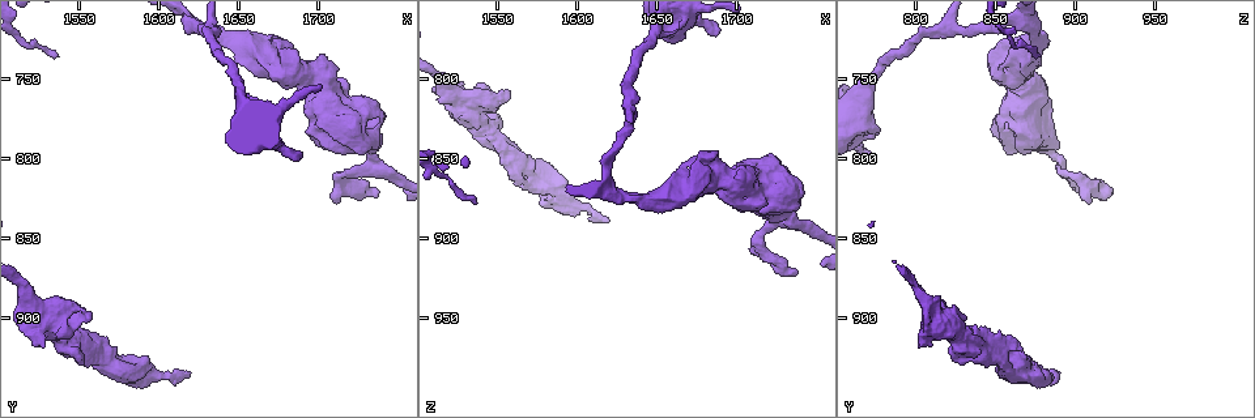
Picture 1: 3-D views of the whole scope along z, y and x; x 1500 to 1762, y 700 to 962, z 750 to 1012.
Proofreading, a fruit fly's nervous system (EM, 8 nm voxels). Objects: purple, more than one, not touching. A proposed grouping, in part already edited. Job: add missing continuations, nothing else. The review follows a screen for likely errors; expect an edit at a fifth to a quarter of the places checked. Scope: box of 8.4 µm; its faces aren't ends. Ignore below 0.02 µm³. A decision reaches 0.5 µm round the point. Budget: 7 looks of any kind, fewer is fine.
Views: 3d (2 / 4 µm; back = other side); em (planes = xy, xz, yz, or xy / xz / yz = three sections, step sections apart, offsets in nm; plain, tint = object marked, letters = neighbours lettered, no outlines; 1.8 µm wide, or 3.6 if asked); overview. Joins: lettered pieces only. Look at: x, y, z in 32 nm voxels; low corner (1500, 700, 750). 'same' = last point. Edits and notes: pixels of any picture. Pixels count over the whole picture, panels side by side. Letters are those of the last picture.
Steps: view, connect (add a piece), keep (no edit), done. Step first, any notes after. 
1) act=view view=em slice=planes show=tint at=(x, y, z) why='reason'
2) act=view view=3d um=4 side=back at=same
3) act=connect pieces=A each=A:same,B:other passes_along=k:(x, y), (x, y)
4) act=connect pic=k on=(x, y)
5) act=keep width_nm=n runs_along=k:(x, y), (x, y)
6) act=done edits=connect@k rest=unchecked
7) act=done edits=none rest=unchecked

act=view view=3d um=4 at=(1528, 920, 802) why='stops while still wide'

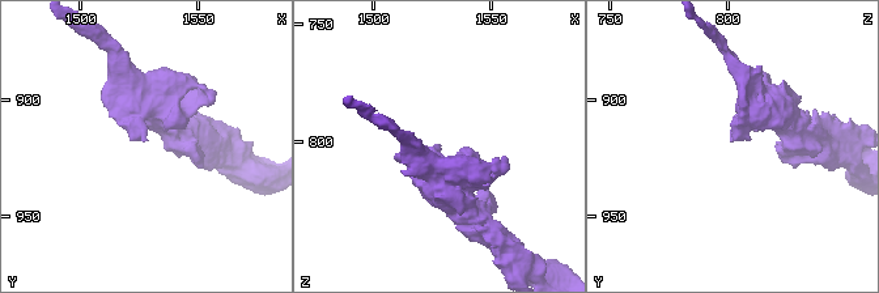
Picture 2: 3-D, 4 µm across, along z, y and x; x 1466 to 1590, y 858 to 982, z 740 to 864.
act=view view=em slice=yz step=8 show=letters at=(1529, 918, 801)

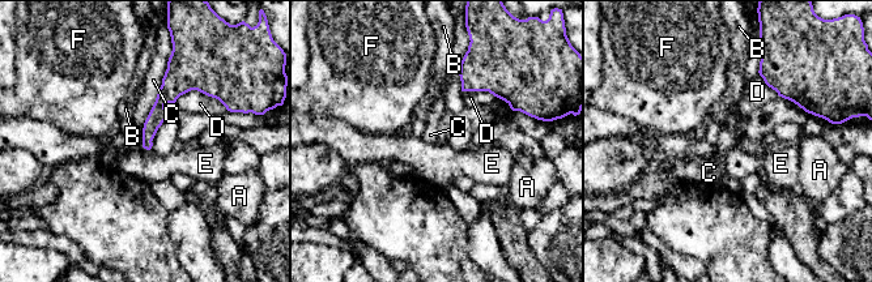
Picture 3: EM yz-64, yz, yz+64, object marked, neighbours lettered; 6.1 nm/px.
act=view view=em slice=planes show=letters at=same why='cut it another way'

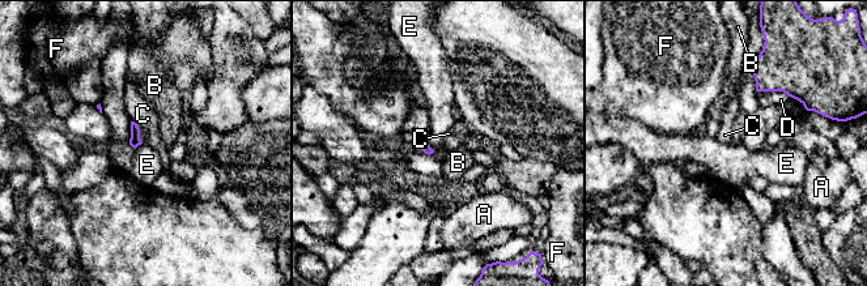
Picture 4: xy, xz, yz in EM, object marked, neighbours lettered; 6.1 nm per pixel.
act=keep each=A:other,B:other,C:other,D:other,E:other,F:other border=4:(141, 142), (135, 149) found='none of them fits'

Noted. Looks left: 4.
act=view view=em slice=xy step=8 show=letters at=(1662, 762, 770) why='thick end'

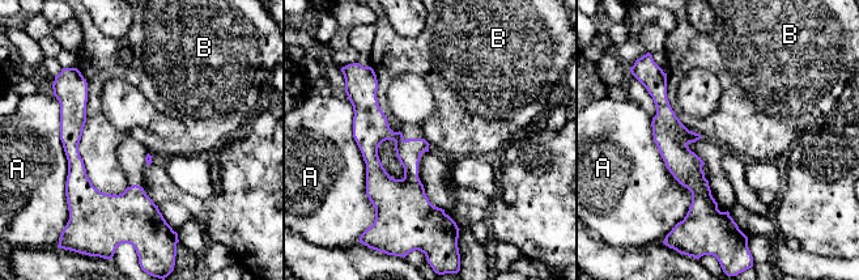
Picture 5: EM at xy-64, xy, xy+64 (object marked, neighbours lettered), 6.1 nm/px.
act=view view=em slice=planes show=letters at=same why='cut it another way'

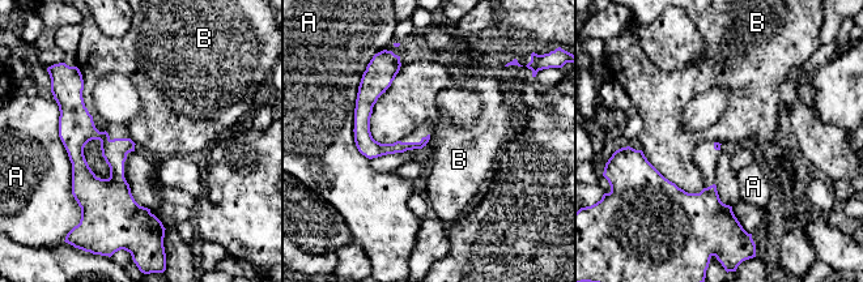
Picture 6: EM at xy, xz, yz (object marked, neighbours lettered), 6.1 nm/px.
act=keep longest_contact=A:700nm each=A:other,B:other runs_along=6:(76, 93), (80, 170), (151, 219) found='no lettered piece goes on from it'

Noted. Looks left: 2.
act=view view=3d um=2 at=(1738, 822, 922) why='branch stops here'

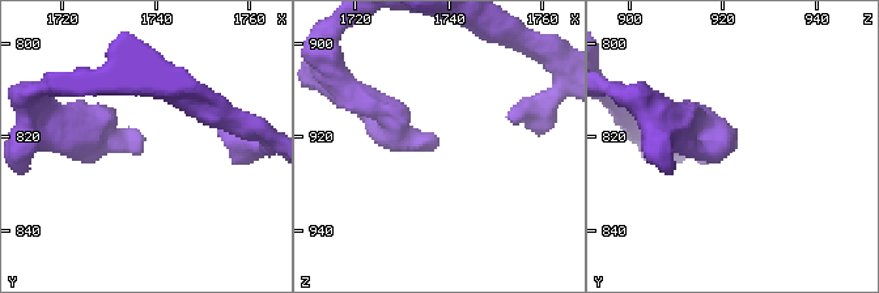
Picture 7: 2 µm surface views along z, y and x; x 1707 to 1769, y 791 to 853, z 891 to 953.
act=view view=em slice=xz step=8 show=letters at=(1737, 823, 922)

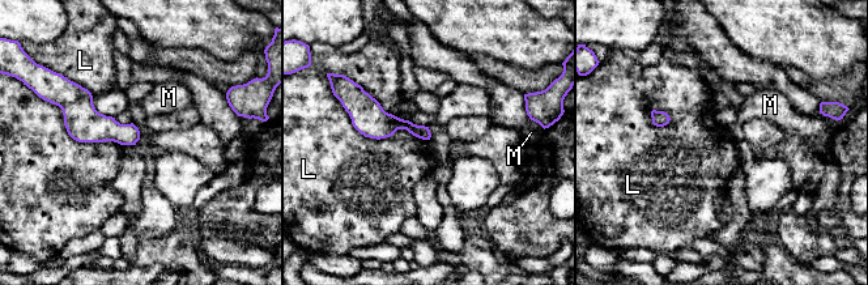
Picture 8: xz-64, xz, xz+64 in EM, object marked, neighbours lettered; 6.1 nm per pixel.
act=keep each=L:other,M:other border=8:(344, 107), (365, 136), (429, 140) found='no lettered piece goes on from it'

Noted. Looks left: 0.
act=done edits=none rest=unchecked

